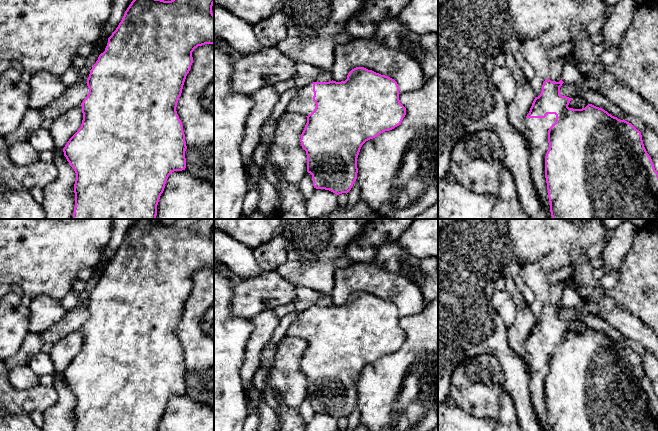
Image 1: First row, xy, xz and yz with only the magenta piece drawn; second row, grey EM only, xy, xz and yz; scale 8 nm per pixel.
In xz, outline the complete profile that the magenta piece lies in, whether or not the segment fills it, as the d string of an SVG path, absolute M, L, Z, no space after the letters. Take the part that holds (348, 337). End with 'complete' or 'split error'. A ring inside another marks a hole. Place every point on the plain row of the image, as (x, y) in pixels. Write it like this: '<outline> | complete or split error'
M364 291L352 293L345 305L313 306L299 312L291 323L286 336L300 337L307 341L307 347L301 358L301 370L307 379L307 396L312 399L316 413L329 414L336 419L348 417L357 403L357 382L362 369L381 357L399 350L406 339L406 332L399 324L397 306Z | split error

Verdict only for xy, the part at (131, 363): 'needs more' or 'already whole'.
needs more

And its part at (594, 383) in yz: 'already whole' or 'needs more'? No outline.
needs more

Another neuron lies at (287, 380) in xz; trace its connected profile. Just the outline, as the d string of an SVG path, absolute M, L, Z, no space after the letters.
M285 336L279 343L275 363L269 376L269 384L278 394L279 405L298 409L307 396L307 379L301 370L301 358L307 347L307 341L300 337Z

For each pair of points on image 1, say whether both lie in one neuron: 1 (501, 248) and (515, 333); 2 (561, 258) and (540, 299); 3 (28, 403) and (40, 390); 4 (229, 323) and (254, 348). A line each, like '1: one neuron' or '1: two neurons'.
1: two neurons
2: two neurons
3: one neuron
4: two neurons

